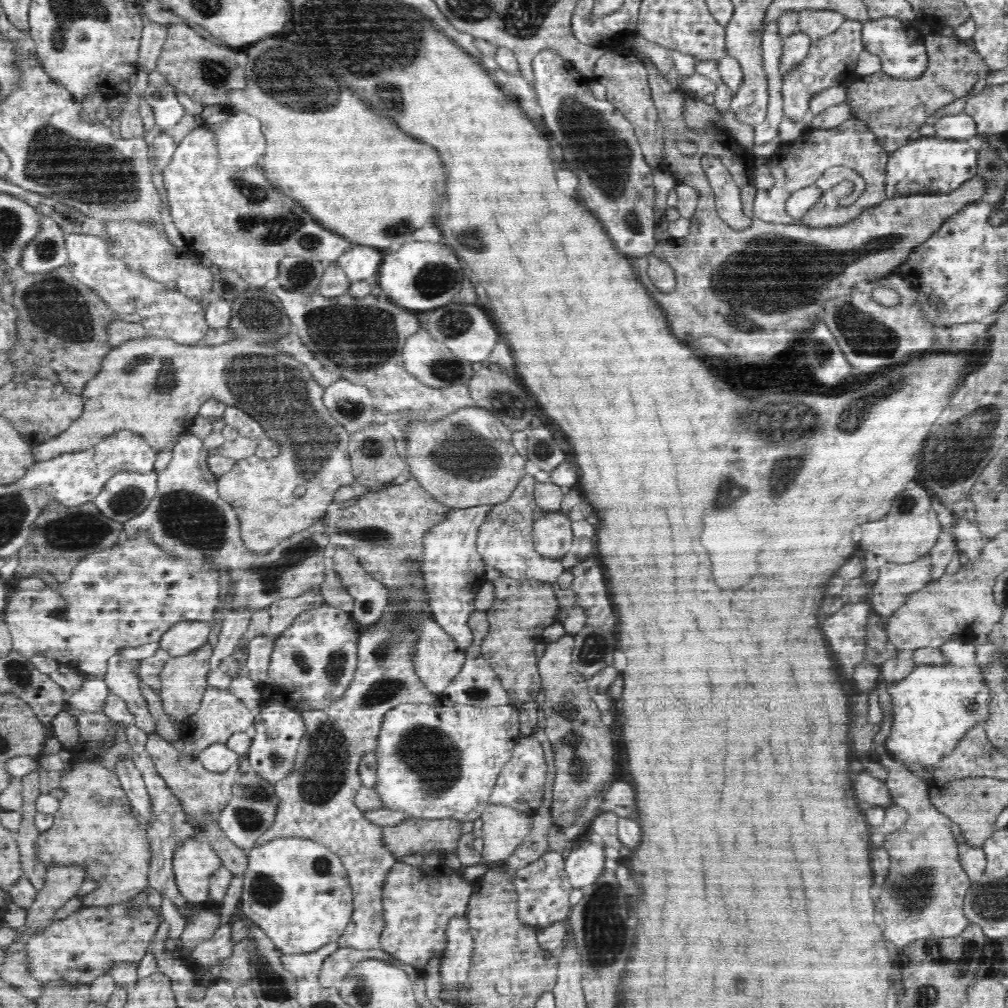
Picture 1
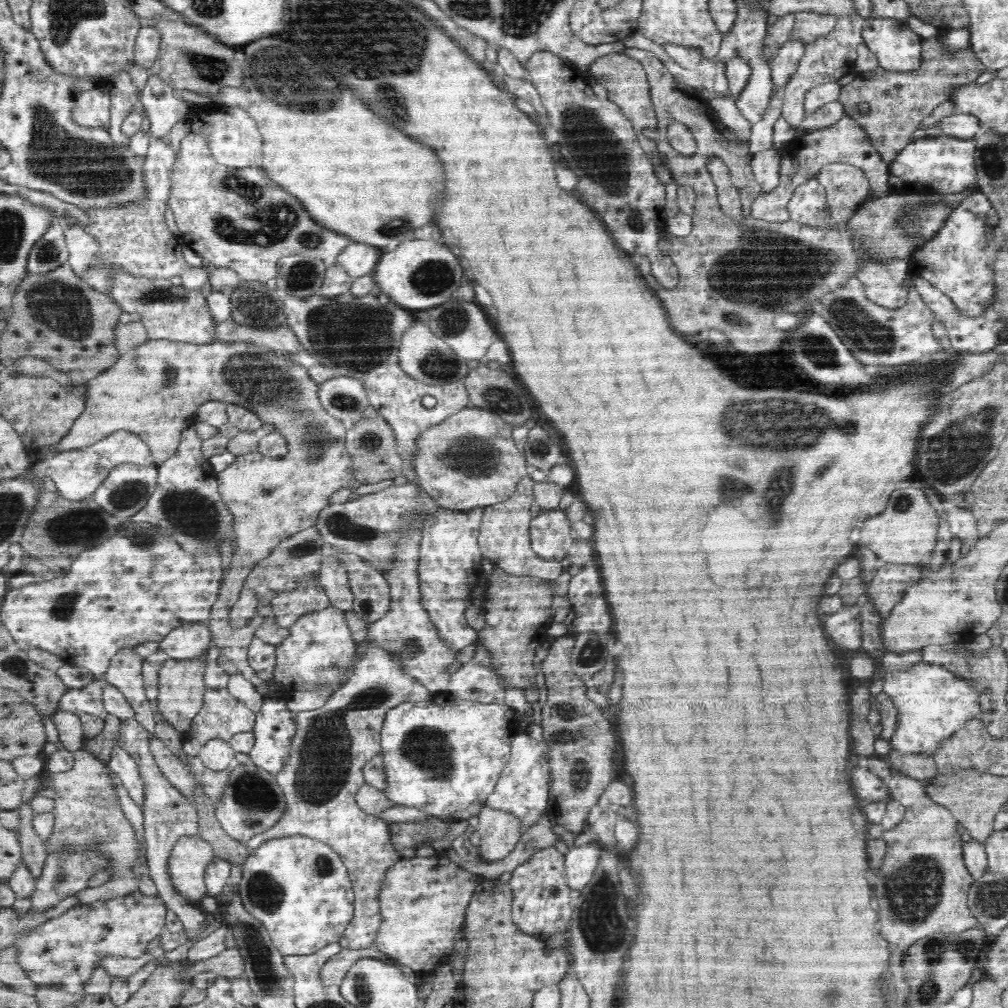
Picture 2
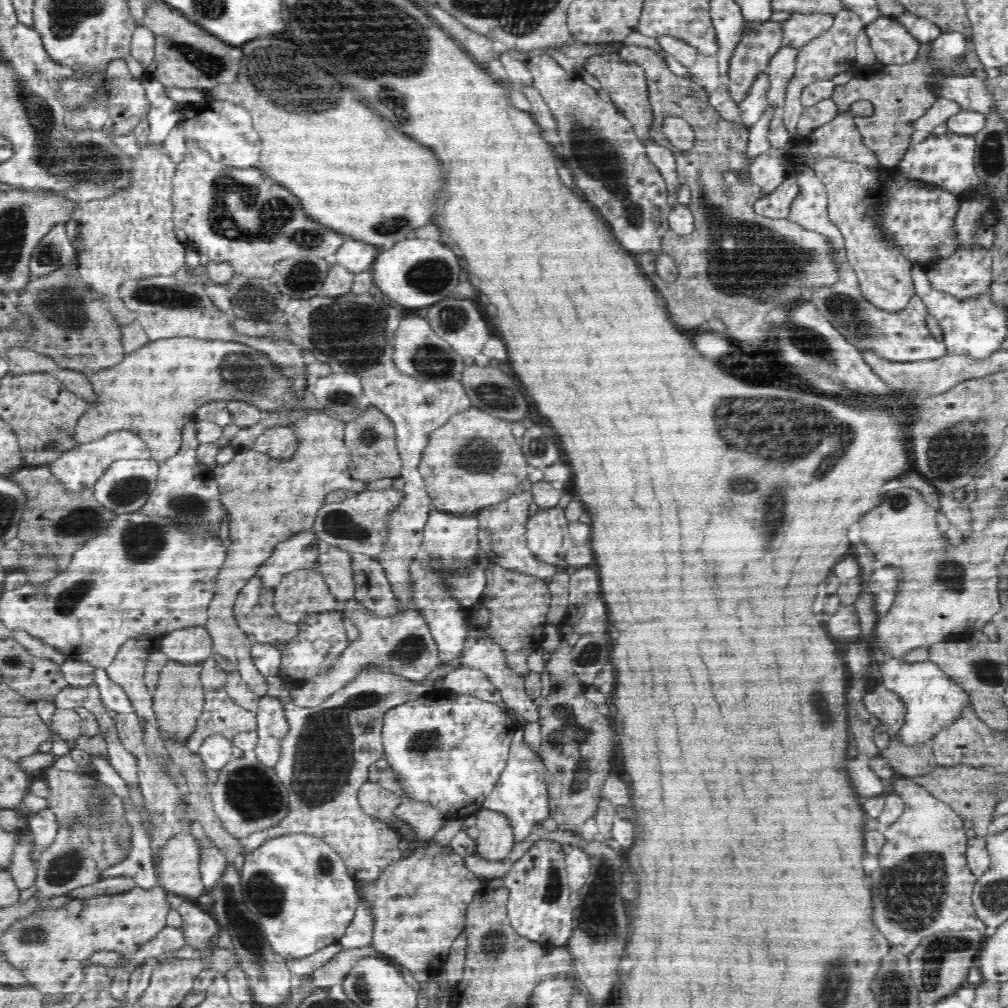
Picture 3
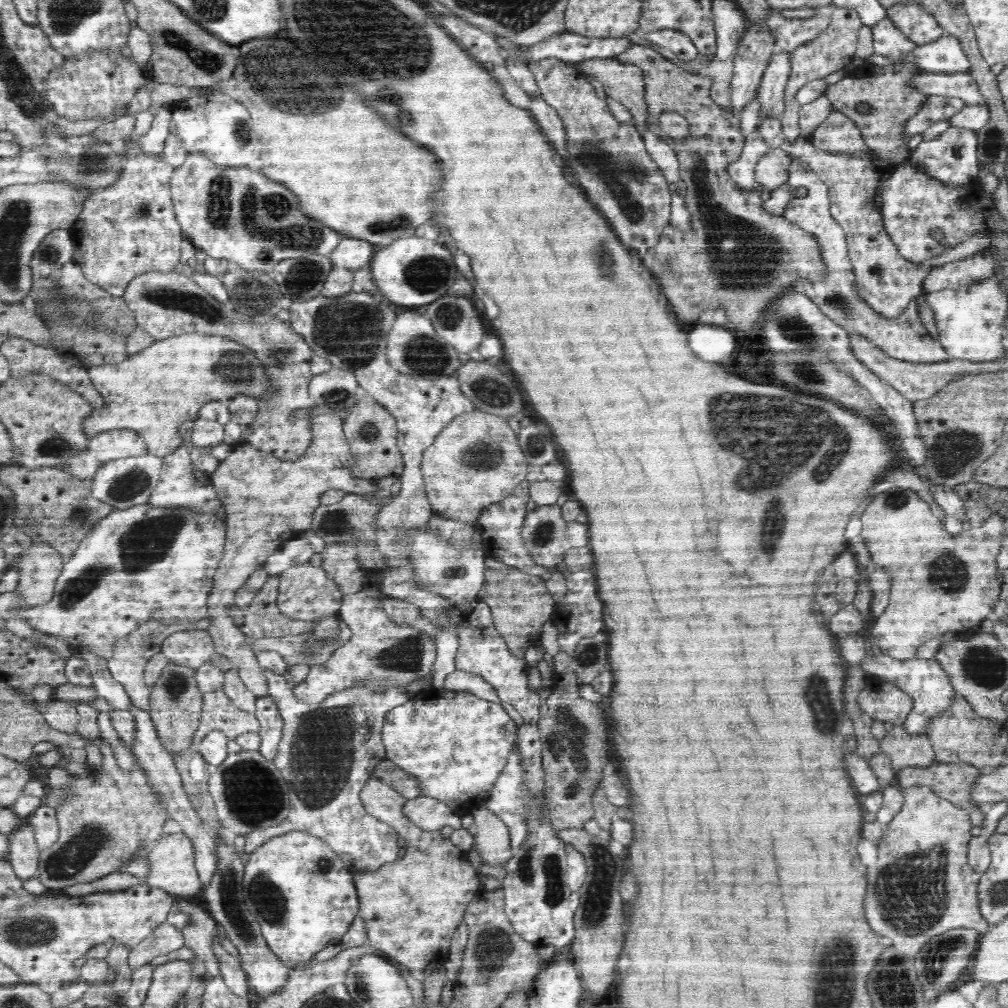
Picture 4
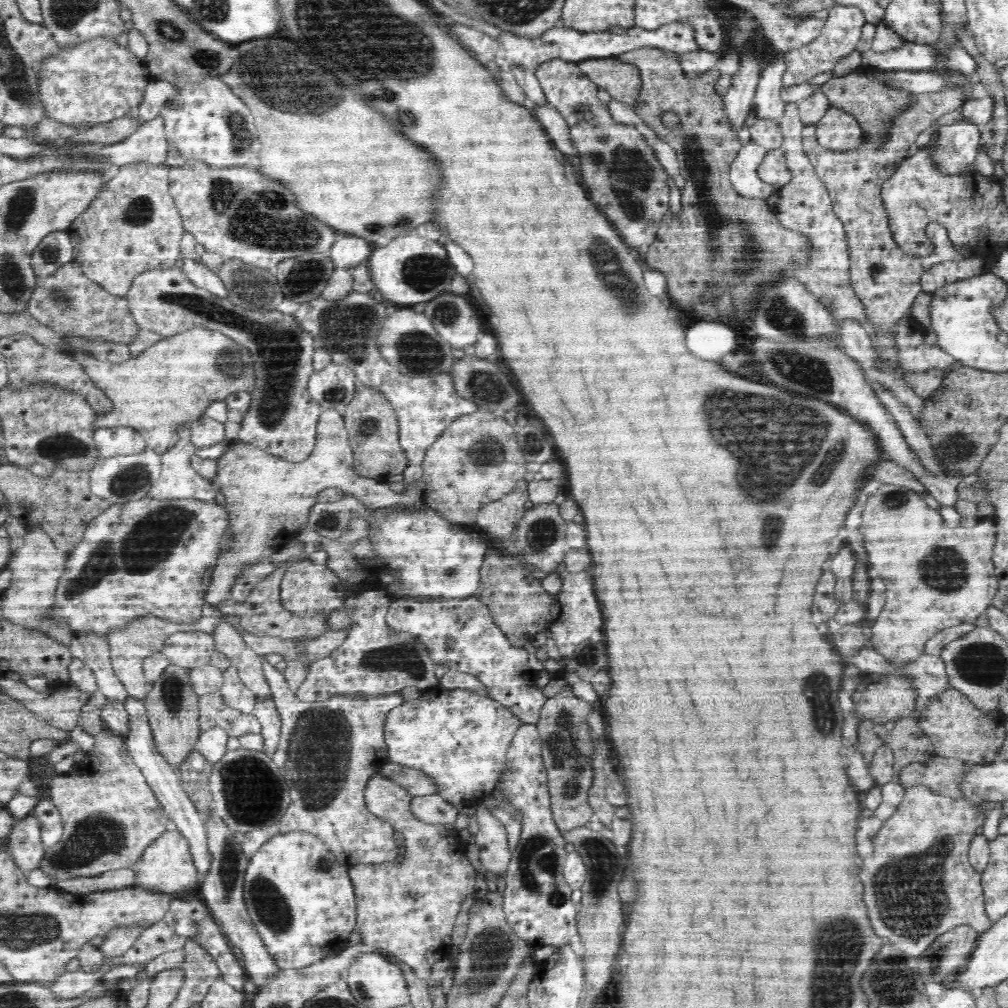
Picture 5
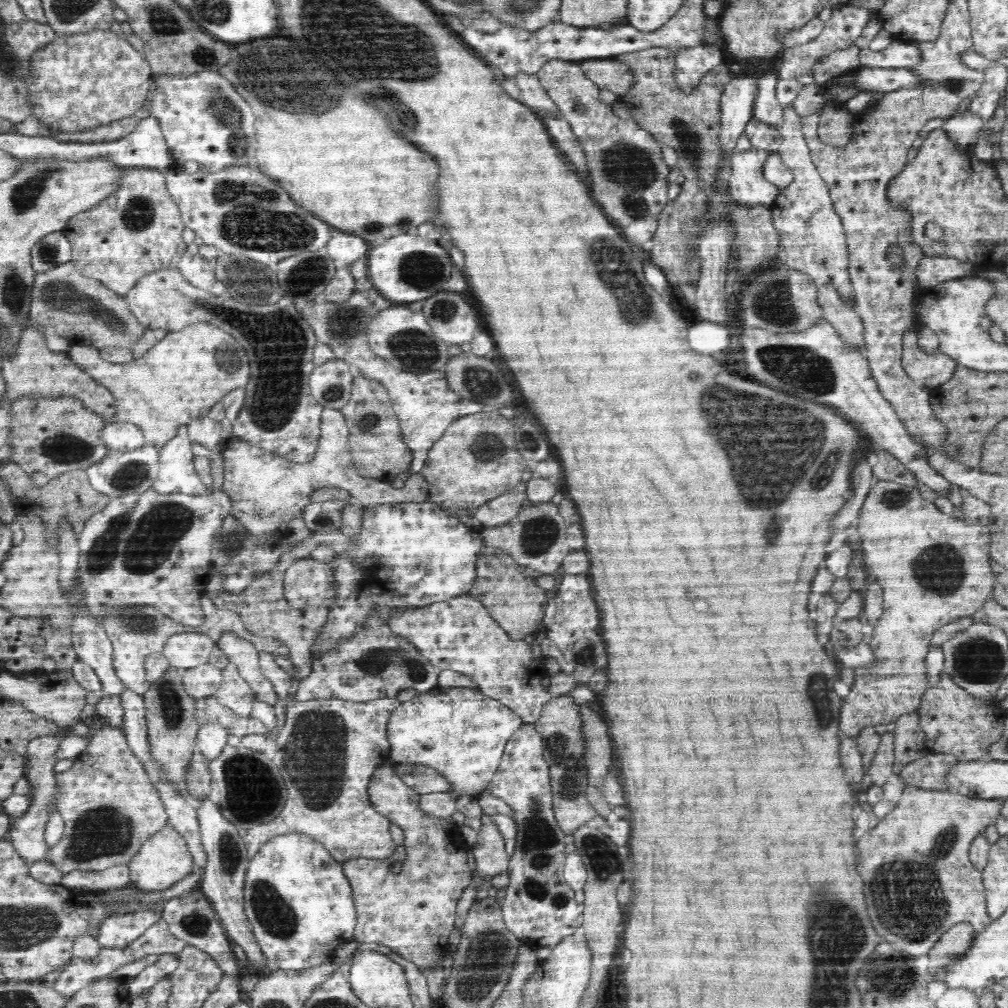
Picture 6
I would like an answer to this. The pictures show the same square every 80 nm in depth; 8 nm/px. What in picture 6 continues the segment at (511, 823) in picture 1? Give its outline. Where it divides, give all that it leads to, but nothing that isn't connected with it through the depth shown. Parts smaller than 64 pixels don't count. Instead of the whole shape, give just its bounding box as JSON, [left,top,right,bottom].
[471,814,510,882]

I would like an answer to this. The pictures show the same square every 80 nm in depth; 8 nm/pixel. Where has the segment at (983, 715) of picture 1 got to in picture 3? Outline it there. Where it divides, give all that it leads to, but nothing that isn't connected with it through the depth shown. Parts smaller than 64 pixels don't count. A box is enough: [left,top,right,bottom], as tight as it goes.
[879,655,969,746]

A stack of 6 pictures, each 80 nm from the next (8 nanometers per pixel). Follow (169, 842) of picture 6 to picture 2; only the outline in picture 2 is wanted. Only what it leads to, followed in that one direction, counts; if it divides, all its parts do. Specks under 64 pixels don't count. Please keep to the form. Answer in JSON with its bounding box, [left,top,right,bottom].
[168,835,214,901]

